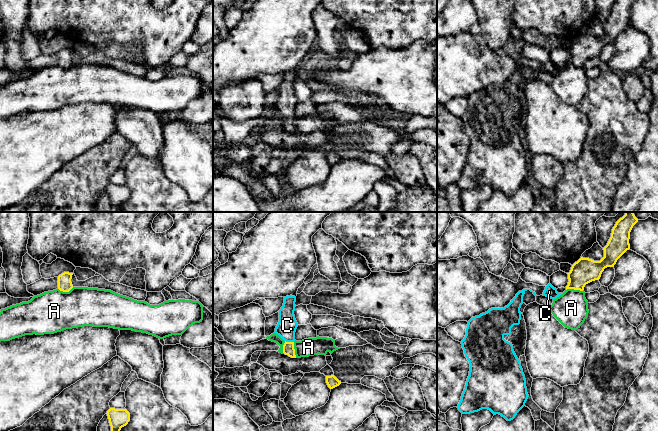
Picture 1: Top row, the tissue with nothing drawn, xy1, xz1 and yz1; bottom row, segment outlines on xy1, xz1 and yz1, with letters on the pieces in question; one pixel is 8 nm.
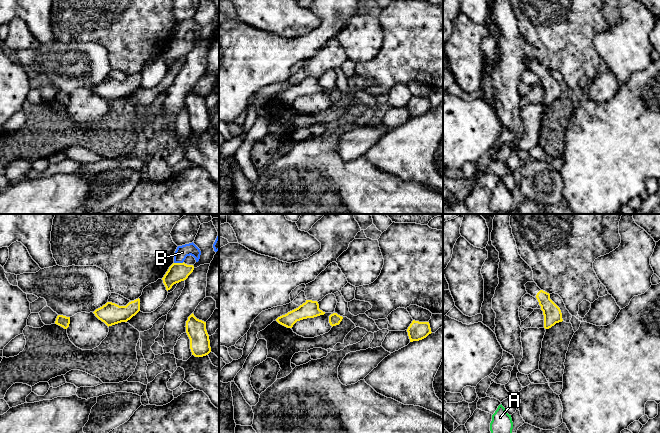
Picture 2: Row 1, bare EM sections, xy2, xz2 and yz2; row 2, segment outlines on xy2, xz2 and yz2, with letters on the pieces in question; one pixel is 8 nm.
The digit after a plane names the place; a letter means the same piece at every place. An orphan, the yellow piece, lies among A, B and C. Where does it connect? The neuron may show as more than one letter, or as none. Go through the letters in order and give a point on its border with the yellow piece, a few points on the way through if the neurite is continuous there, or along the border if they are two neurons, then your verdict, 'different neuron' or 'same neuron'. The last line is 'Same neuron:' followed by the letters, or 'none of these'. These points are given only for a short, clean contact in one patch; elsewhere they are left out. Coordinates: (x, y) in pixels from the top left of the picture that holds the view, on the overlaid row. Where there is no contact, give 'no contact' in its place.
A: contact yz1 (574, 289); border yz1 (566, 289), (579, 289), (582, 291); different neuron
B: contact xy2 (178, 263); border xy2 (183, 261), (174, 263); different neuron
C: contact xz1 (289, 342); way xz1 (288, 348), (289, 342), (287, 325); same neuron
Same neuron: C

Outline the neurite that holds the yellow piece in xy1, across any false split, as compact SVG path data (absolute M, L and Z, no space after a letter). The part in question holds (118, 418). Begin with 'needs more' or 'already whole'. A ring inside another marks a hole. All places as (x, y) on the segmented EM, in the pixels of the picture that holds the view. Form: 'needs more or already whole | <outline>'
already whole | M110 408L107 416L111 426L111 431L120 431L130 421L130 413L126 409Z

